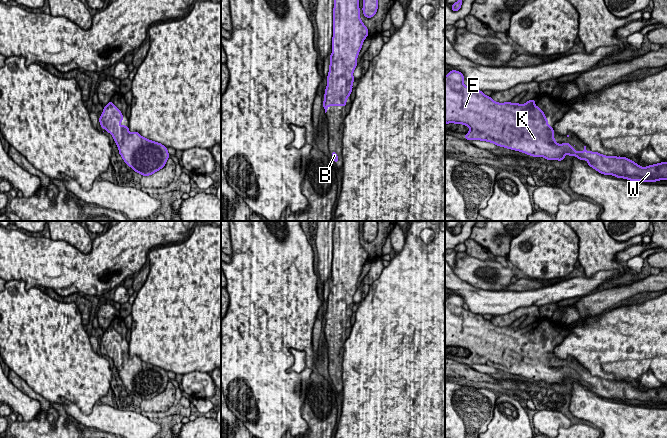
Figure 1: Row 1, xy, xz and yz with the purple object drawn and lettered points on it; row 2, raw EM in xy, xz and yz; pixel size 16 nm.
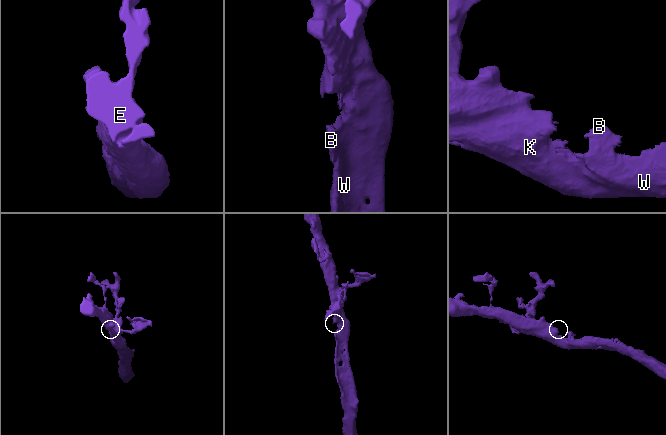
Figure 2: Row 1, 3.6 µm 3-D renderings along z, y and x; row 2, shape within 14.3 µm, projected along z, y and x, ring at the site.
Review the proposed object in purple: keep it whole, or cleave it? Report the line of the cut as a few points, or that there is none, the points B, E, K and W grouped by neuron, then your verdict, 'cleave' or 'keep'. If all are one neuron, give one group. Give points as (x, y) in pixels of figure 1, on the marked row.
cut none; groups B E K W; keep

